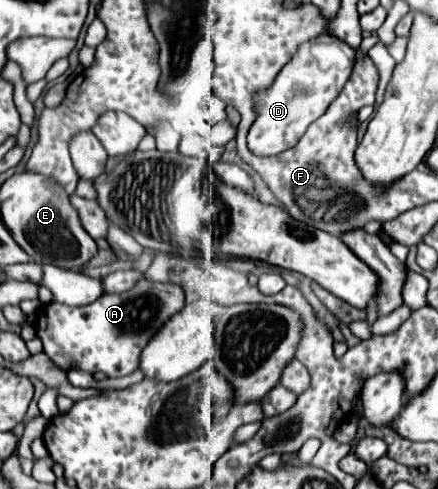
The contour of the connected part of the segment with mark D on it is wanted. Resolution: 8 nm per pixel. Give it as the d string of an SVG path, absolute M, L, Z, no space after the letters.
M324 32L318 38L300 44L296 54L292 56L292 60L278 72L274 86L258 98L258 118L250 126L250 132L248 132L250 152L256 156L274 156L274 154L280 154L280 152L292 148L304 136L306 128L314 120L318 120L328 110L328 106L338 98L338 94L342 92L344 84L348 82L348 78L352 74L354 62L356 62L356 52L346 42L332 36L330 32Z

